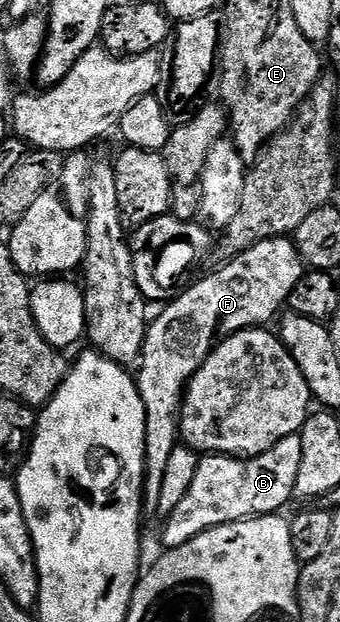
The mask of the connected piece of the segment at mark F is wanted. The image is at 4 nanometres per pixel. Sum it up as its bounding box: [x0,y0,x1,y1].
[134,238,305,516]

